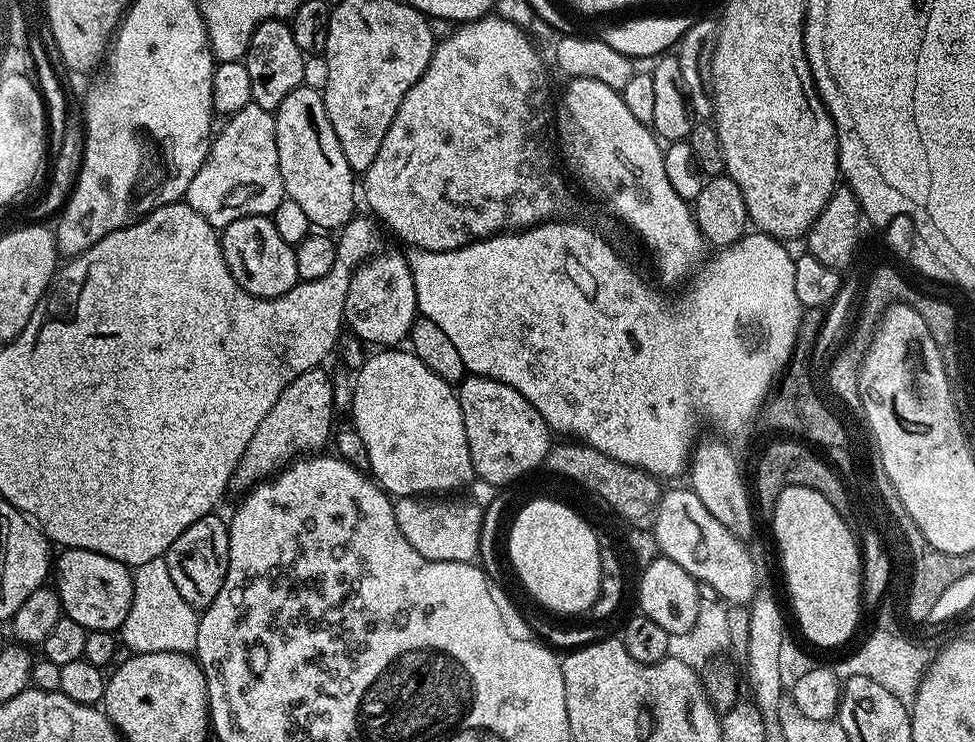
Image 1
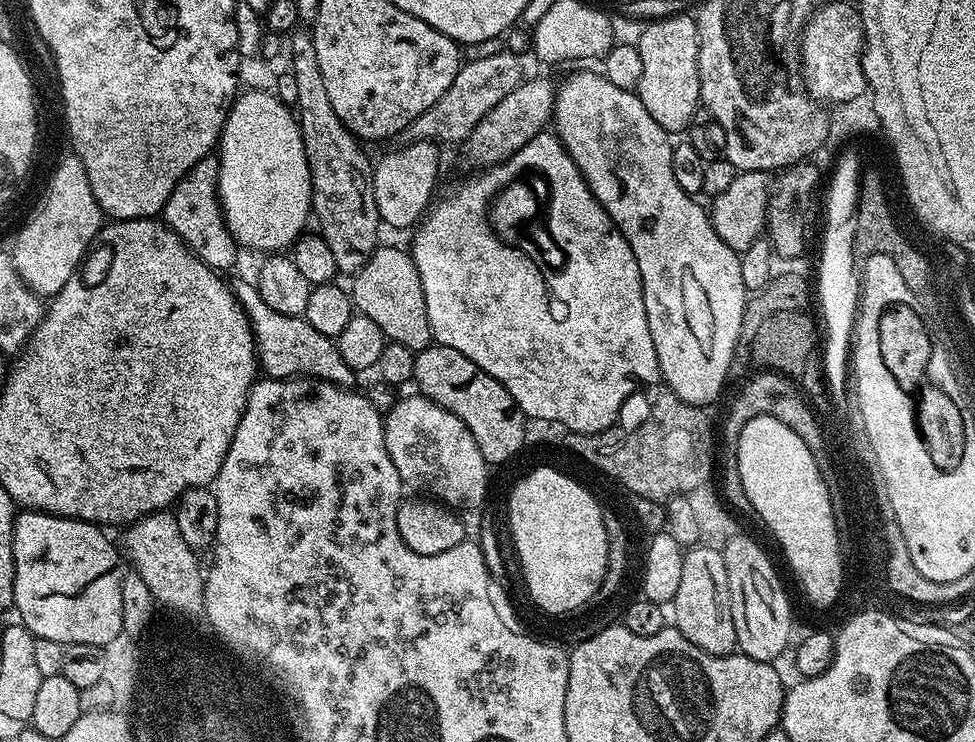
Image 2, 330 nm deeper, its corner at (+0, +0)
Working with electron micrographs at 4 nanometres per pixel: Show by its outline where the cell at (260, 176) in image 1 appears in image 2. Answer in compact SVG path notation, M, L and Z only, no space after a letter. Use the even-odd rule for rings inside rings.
M215 155L202 157L174 186L170 198L164 204L162 220L202 263L217 270L225 270L235 266L238 245L226 226L220 194L216 191L219 173L220 162Z

